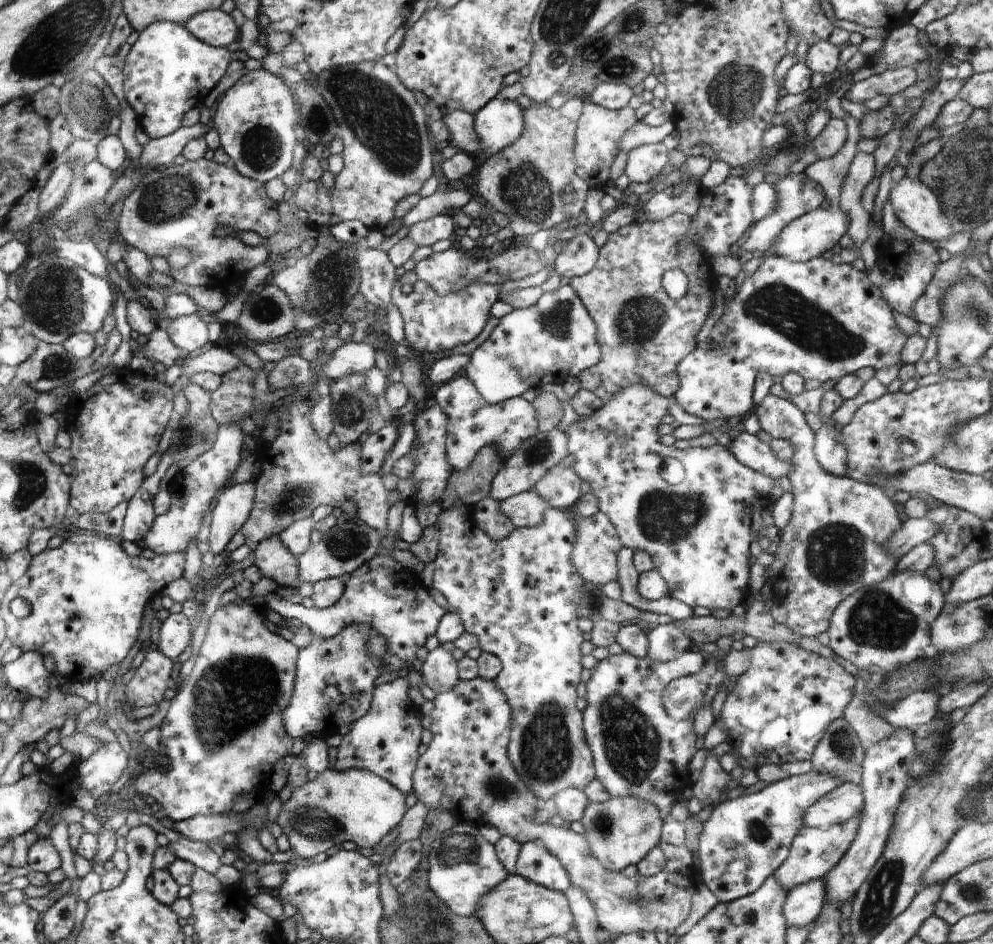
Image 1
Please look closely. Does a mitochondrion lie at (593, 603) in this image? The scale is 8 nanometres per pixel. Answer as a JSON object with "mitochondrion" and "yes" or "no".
{"mitochondrion":"yes"}

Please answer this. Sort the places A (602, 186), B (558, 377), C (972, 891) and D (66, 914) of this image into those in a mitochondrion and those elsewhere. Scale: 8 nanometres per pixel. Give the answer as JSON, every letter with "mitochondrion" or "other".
{"A":"other","B":"other","C":"mitochondrion","D":"mitochondrion"}

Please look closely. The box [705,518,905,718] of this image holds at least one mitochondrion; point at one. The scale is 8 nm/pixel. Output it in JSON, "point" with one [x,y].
{"point":[835,553]}

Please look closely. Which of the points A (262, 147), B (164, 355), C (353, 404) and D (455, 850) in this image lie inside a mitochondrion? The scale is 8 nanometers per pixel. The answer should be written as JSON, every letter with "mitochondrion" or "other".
{"A":"mitochondrion","B":"other","C":"mitochondrion","D":"mitochondrion"}

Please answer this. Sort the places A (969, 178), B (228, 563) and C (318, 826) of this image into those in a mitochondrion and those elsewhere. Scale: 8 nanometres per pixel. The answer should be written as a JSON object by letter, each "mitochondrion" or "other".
{"A":"mitochondrion","B":"other","C":"mitochondrion"}

